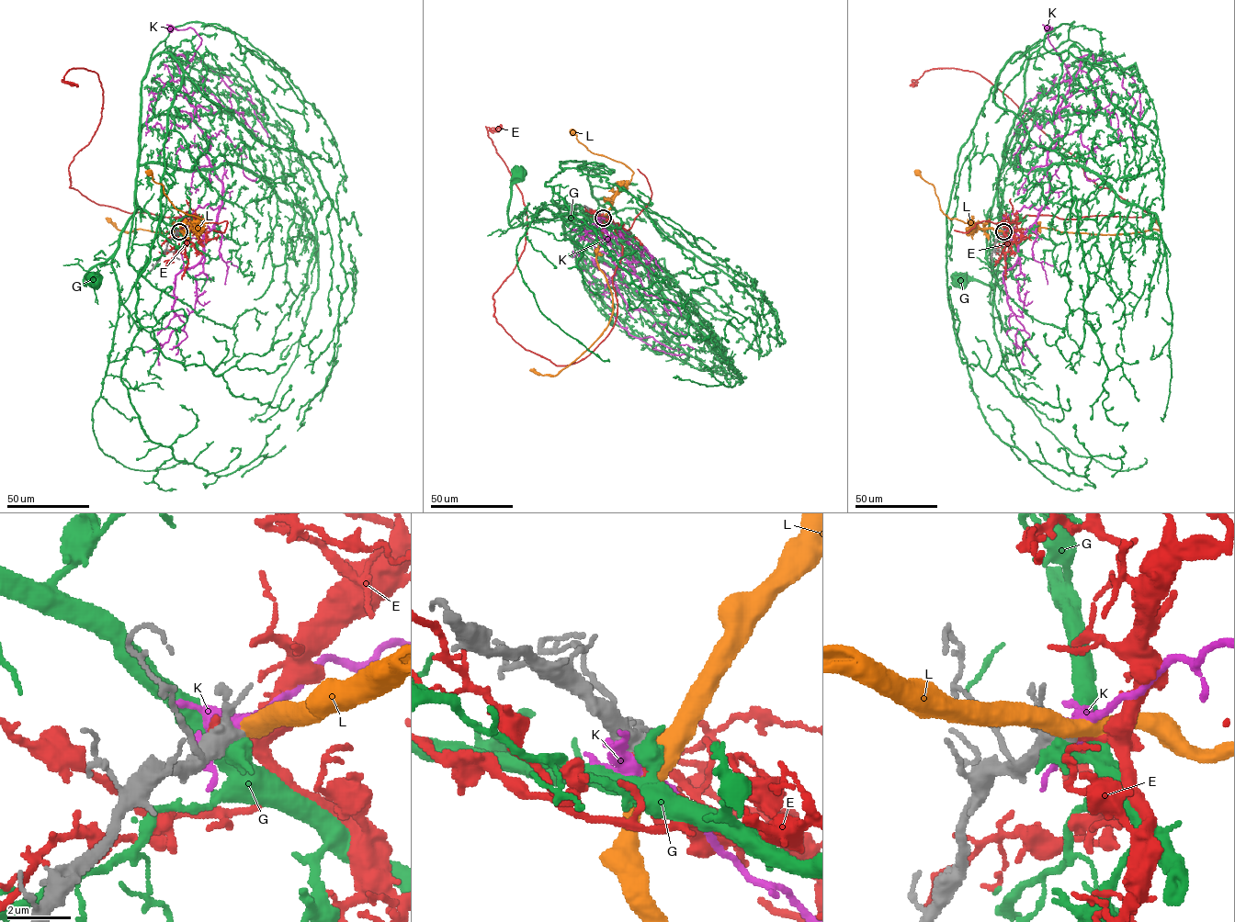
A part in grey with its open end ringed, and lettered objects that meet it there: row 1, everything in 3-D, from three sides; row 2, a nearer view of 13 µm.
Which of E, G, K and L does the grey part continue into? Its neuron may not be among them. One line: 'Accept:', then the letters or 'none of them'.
Accept: none of them

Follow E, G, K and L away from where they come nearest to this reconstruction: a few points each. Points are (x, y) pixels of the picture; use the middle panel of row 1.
E: (602, 217), (622, 245), (617, 318), (588, 355), (556, 365), (493, 314), (527, 221), (489, 137), (503, 129)
G: (603, 218), (571, 213), (512, 227), (507, 208), (512, 179), (516, 175)
K: (602, 218), (627, 234), (646, 264), (630, 262), (633, 273), (617, 268), (606, 286), (626, 264), (594, 263)
L: (603, 218), (612, 199), (628, 184), (633, 173), (620, 162), (592, 152), (573, 132)

